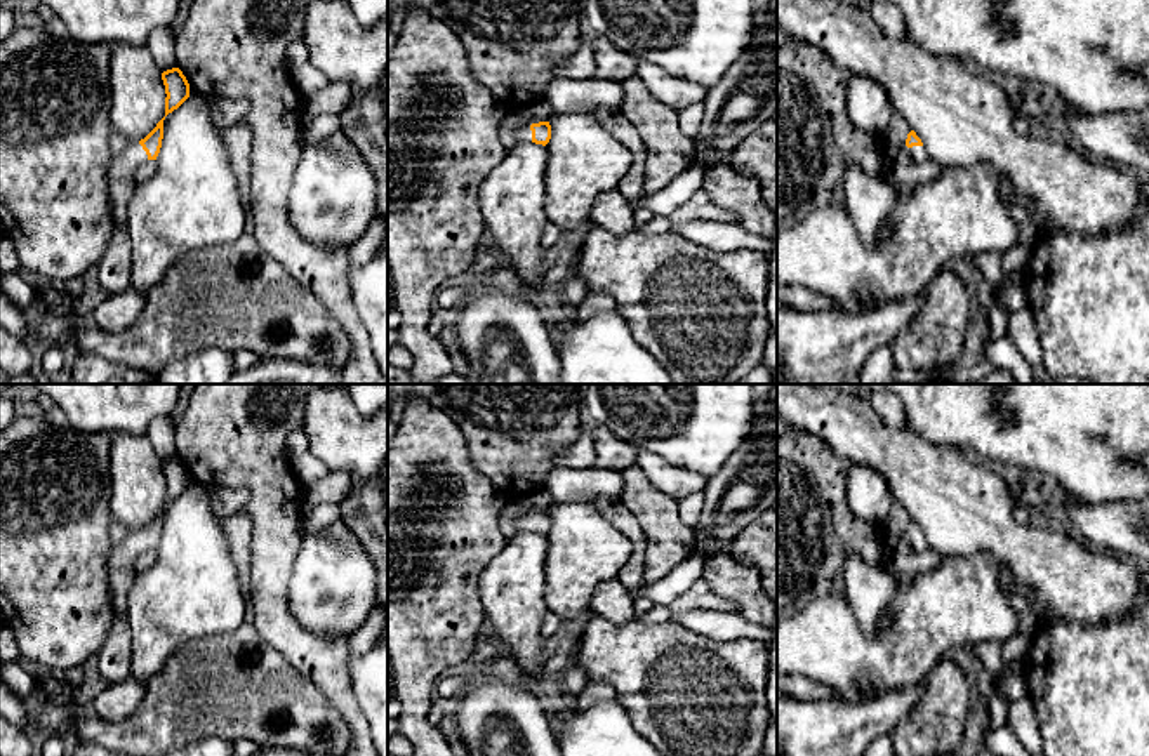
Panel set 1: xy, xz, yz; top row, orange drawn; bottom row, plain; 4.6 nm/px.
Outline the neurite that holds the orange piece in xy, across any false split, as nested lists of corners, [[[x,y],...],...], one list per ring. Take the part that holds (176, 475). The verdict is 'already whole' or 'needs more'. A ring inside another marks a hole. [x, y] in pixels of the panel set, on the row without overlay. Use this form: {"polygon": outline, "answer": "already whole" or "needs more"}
{"polygon": [[[179,457],[162,462],[165,474],[165,506],[177,499],[189,487],[189,473]]], "answer": "already whole"}

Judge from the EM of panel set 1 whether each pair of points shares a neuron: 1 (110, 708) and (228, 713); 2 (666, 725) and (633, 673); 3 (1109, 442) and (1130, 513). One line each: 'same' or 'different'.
1: different
2: same
3: different

